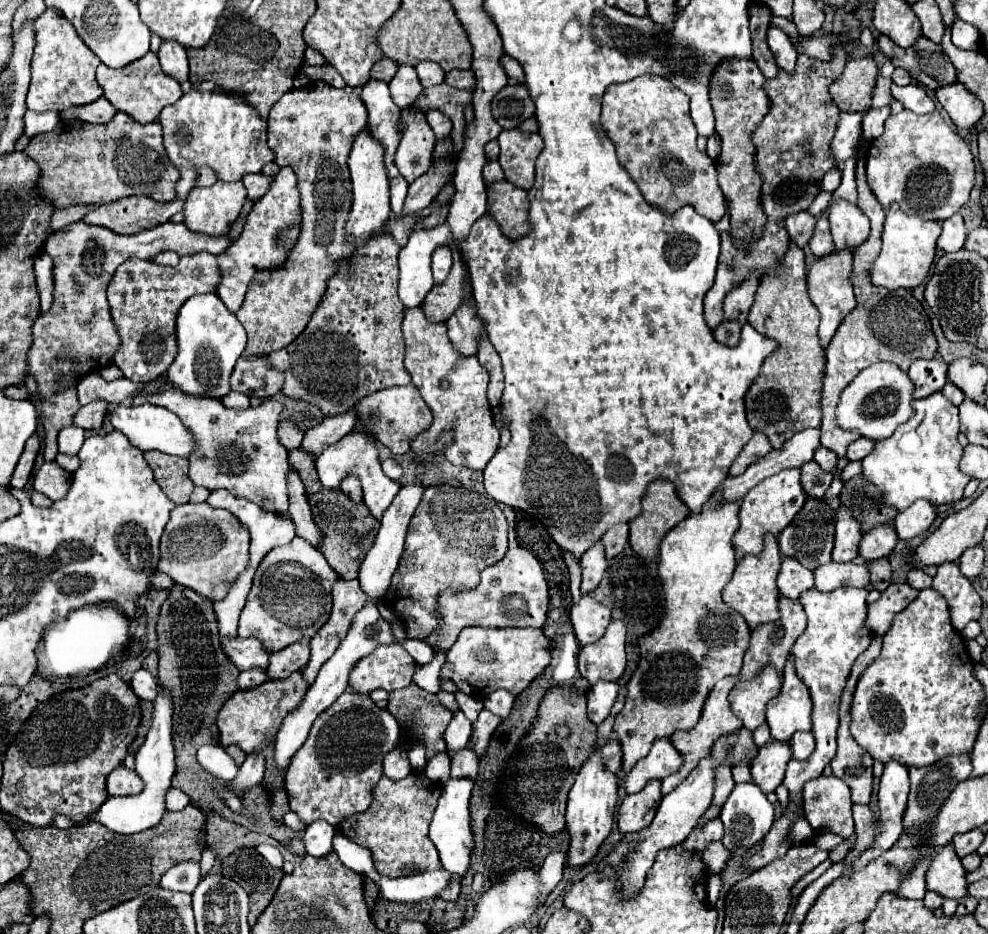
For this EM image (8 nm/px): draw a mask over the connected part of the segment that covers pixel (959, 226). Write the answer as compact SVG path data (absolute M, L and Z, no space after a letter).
M955 213L953 217L943 221L943 233L937 239L937 247L943 249L945 253L959 251L965 245L965 237L967 237L967 231L963 225L963 217L959 213Z

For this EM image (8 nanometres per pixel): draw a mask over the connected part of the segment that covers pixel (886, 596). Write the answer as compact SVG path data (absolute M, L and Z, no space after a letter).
M891 583L889 589L885 589L879 597L879 601L869 605L869 615L867 615L867 627L883 635L891 627L893 619L897 613L901 613L915 597L917 589L913 589L909 583Z

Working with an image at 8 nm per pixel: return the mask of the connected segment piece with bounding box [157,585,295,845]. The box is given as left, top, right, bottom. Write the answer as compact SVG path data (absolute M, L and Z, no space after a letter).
M175 585L169 591L167 601L161 607L159 623L157 623L157 637L159 637L159 685L171 695L173 699L173 745L175 745L175 759L177 771L173 775L173 787L185 791L191 797L191 803L201 807L203 811L215 811L221 817L235 821L255 833L263 833L273 837L275 841L283 843L293 837L293 829L285 825L277 825L269 815L269 797L257 785L249 789L245 797L239 797L243 803L243 811L231 811L225 801L213 789L213 783L219 781L215 775L207 773L197 763L197 749L201 745L217 745L217 713L221 711L223 703L237 691L237 677L239 669L225 657L221 643L217 639L217 619L211 607L211 601L203 595L197 595L193 589Z

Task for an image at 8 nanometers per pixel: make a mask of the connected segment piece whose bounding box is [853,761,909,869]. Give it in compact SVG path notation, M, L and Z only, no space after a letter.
M891 761L885 765L881 783L879 783L879 829L873 837L873 843L853 861L855 869L863 869L871 859L889 851L903 833L903 811L909 795L909 773L907 767Z

